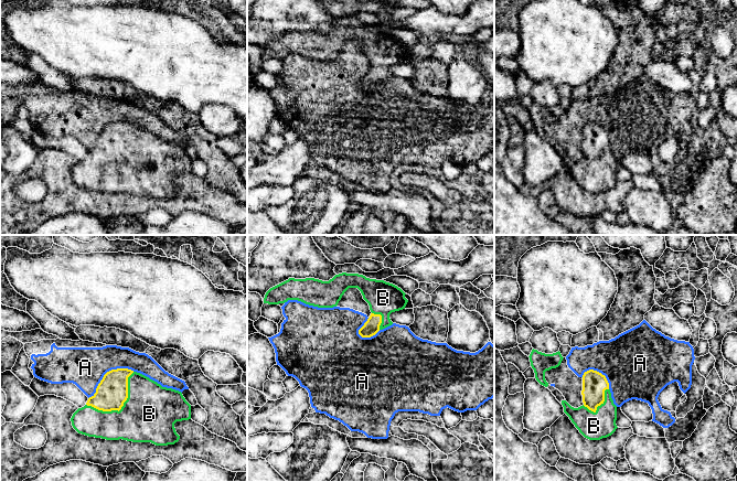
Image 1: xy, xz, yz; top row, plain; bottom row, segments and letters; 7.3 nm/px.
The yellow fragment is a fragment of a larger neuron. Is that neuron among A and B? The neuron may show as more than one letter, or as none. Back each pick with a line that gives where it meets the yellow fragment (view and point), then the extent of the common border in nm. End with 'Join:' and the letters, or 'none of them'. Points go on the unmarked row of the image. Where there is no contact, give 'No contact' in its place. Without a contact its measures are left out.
B: Touches yellow at xy (121, 159). Shared border 420 nm
Join: B

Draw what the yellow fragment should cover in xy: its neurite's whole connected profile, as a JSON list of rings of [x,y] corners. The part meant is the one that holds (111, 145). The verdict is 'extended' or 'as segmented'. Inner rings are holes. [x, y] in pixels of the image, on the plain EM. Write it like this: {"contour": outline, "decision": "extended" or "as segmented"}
{"contour": [[[117,121],[104,128],[96,146],[88,151],[84,160],[73,167],[71,174],[78,186],[88,190],[168,199],[174,197],[180,192],[174,176],[189,172],[191,172],[191,158],[181,144],[162,140],[131,122]]], "decision": "extended"}

